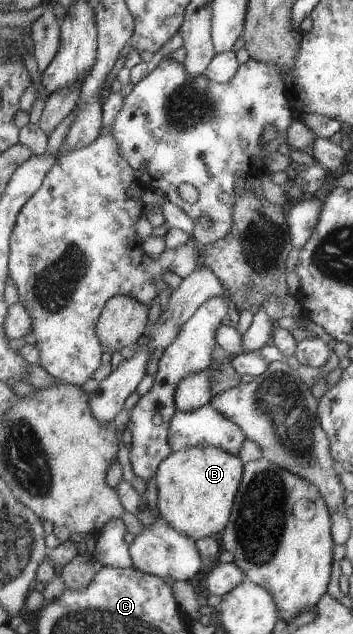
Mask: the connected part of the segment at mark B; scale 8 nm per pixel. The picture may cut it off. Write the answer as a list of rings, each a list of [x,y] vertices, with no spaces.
[[[195,446],[172,451],[157,466],[154,475],[157,487],[156,507],[176,532],[194,540],[220,534],[231,514],[233,498],[243,474],[243,463],[221,448]]]

